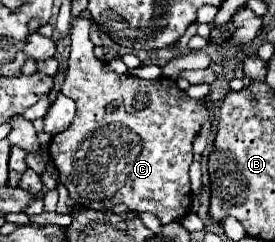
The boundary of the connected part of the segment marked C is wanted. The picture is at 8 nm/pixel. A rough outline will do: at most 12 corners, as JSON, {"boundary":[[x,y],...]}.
{"boundary":[[70,28],[50,142],[82,208],[190,210],[208,110],[170,78],[140,80]]}

